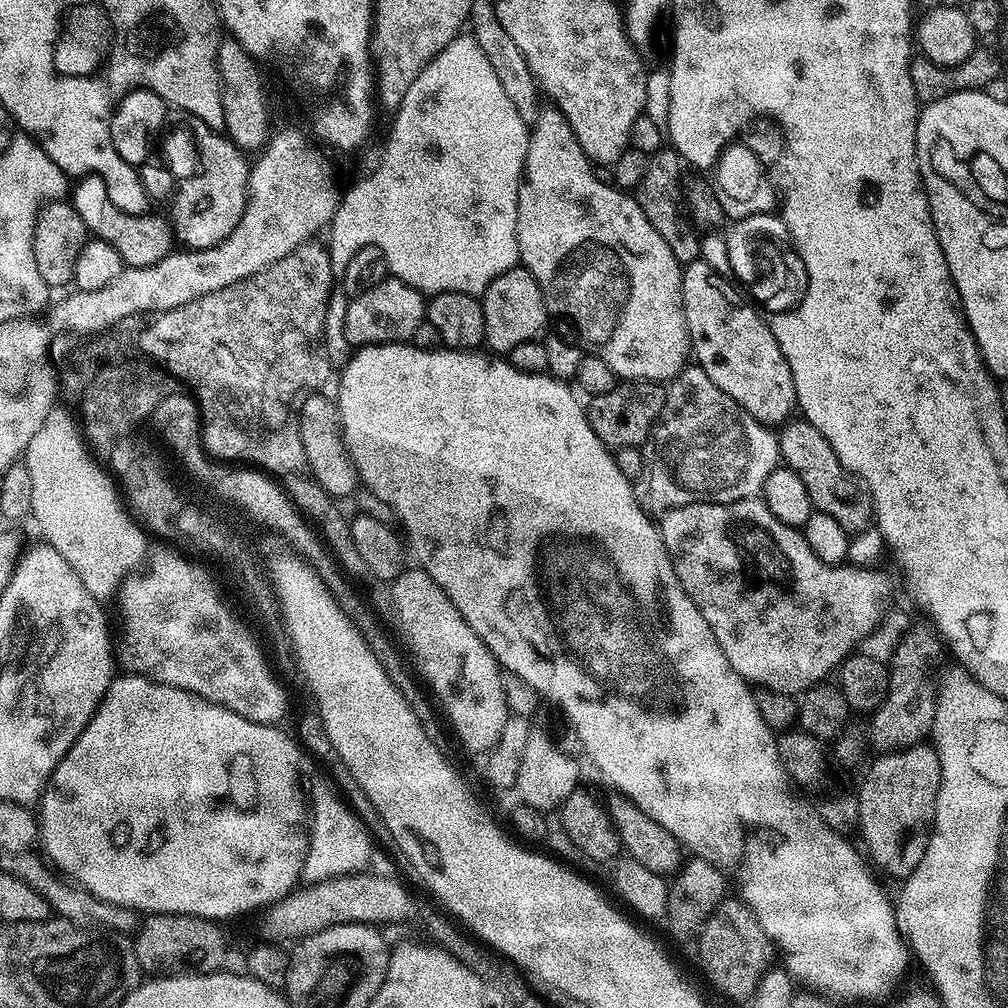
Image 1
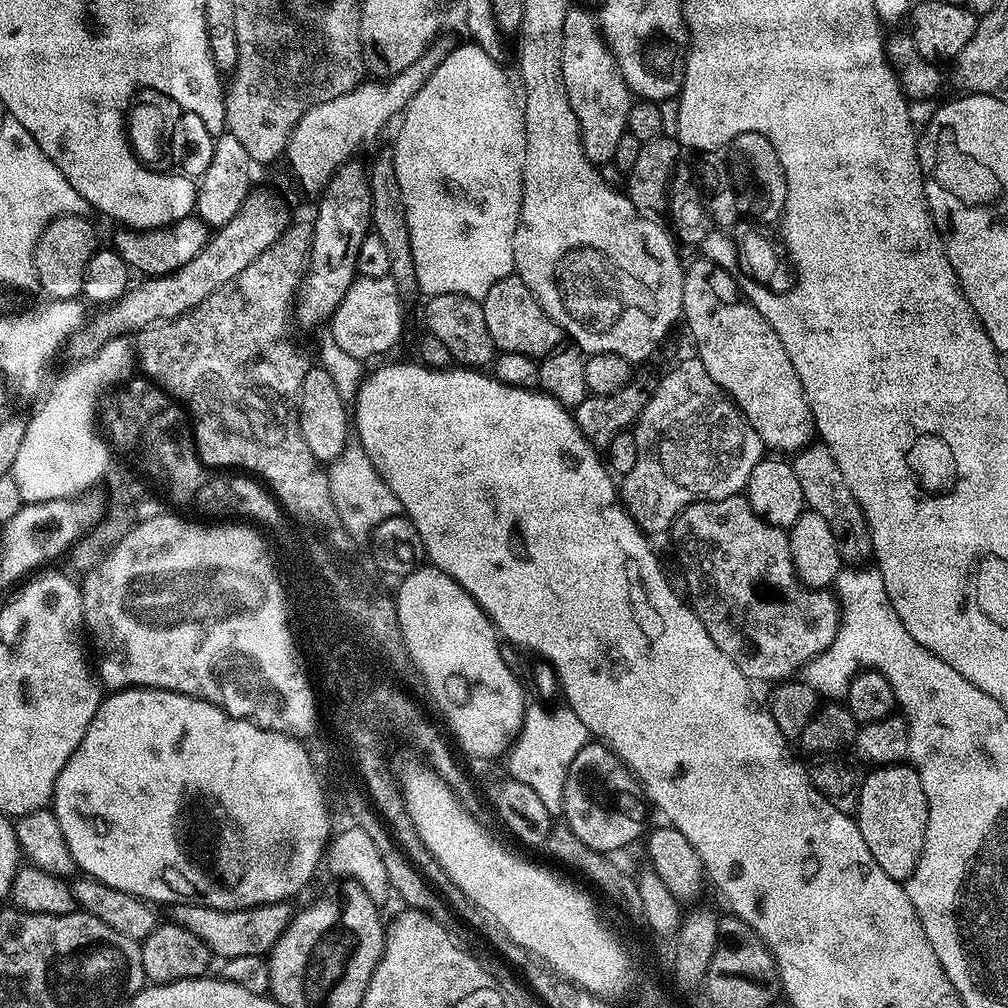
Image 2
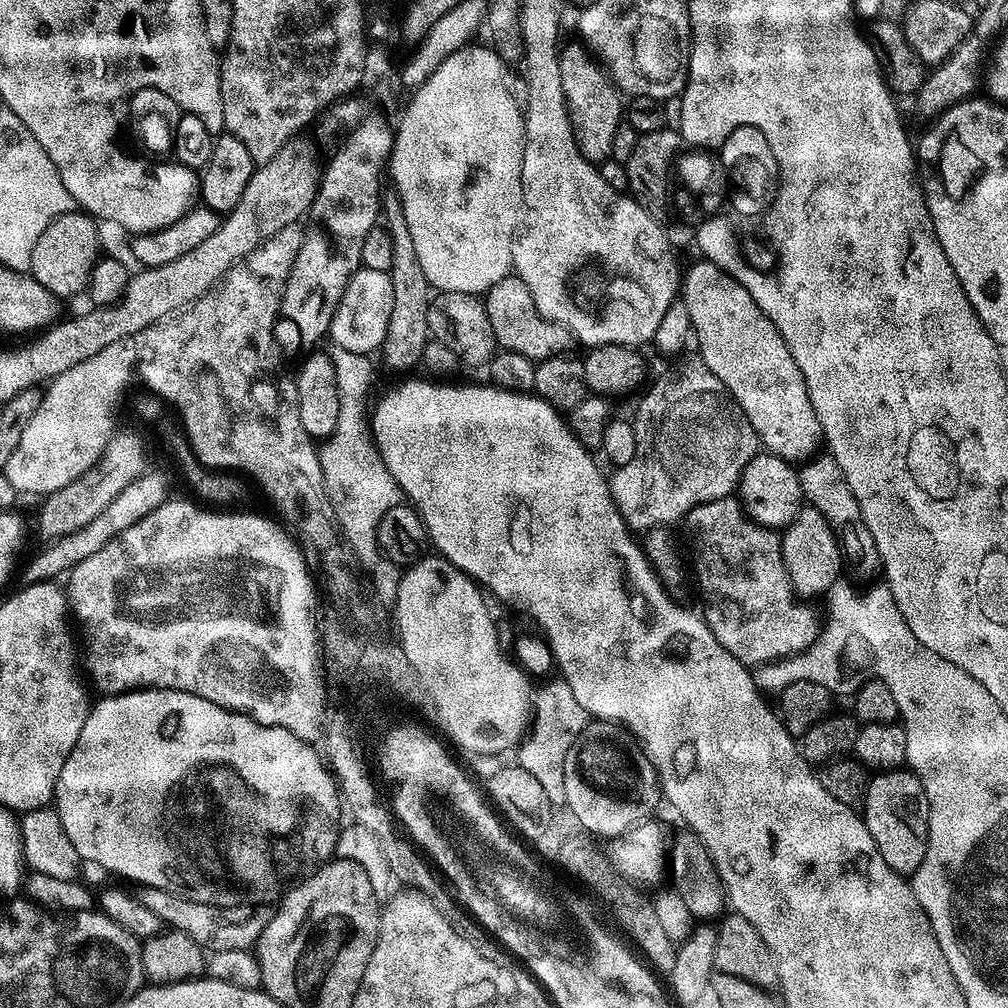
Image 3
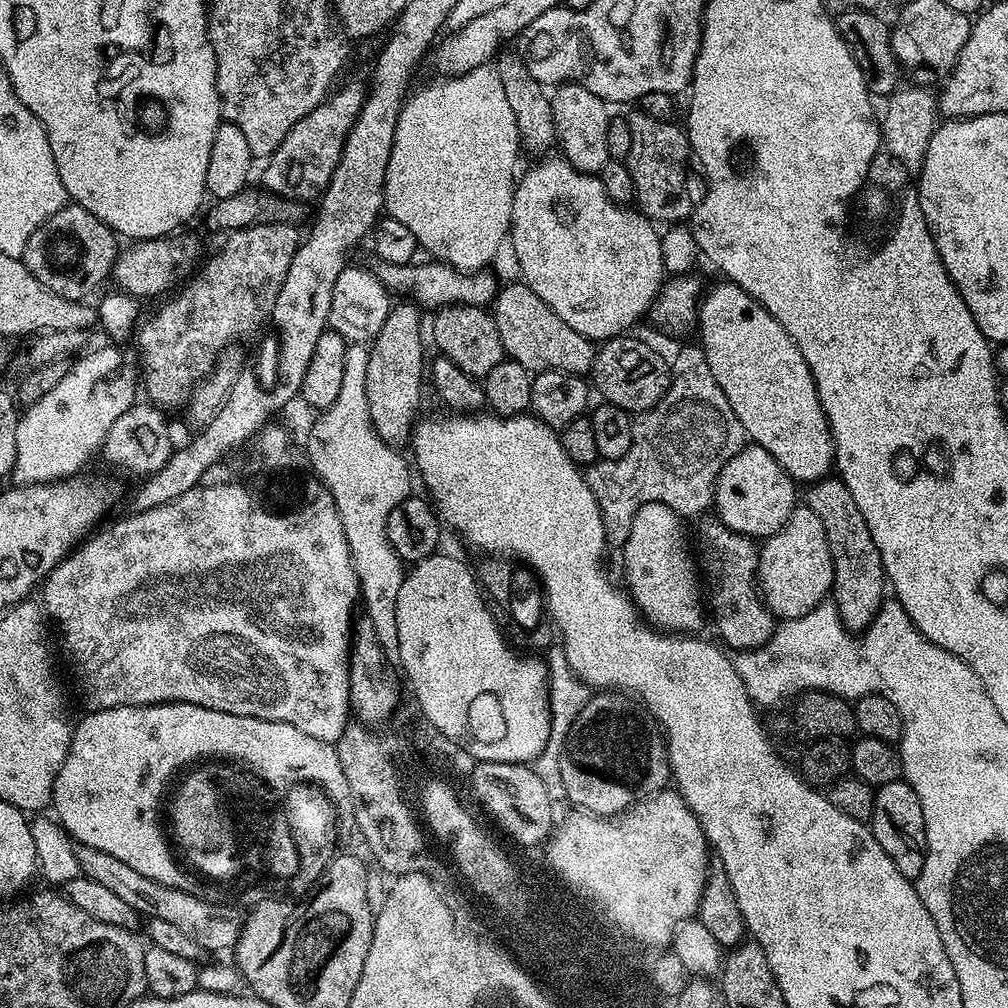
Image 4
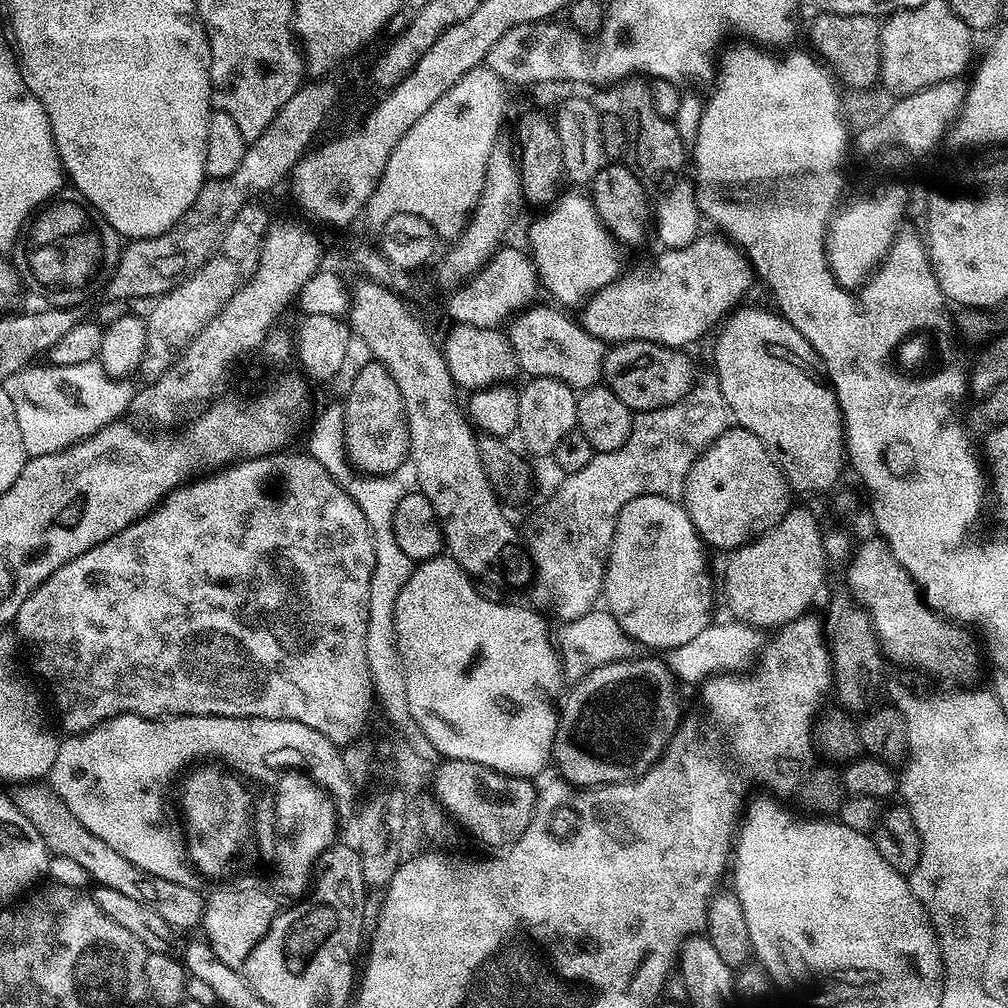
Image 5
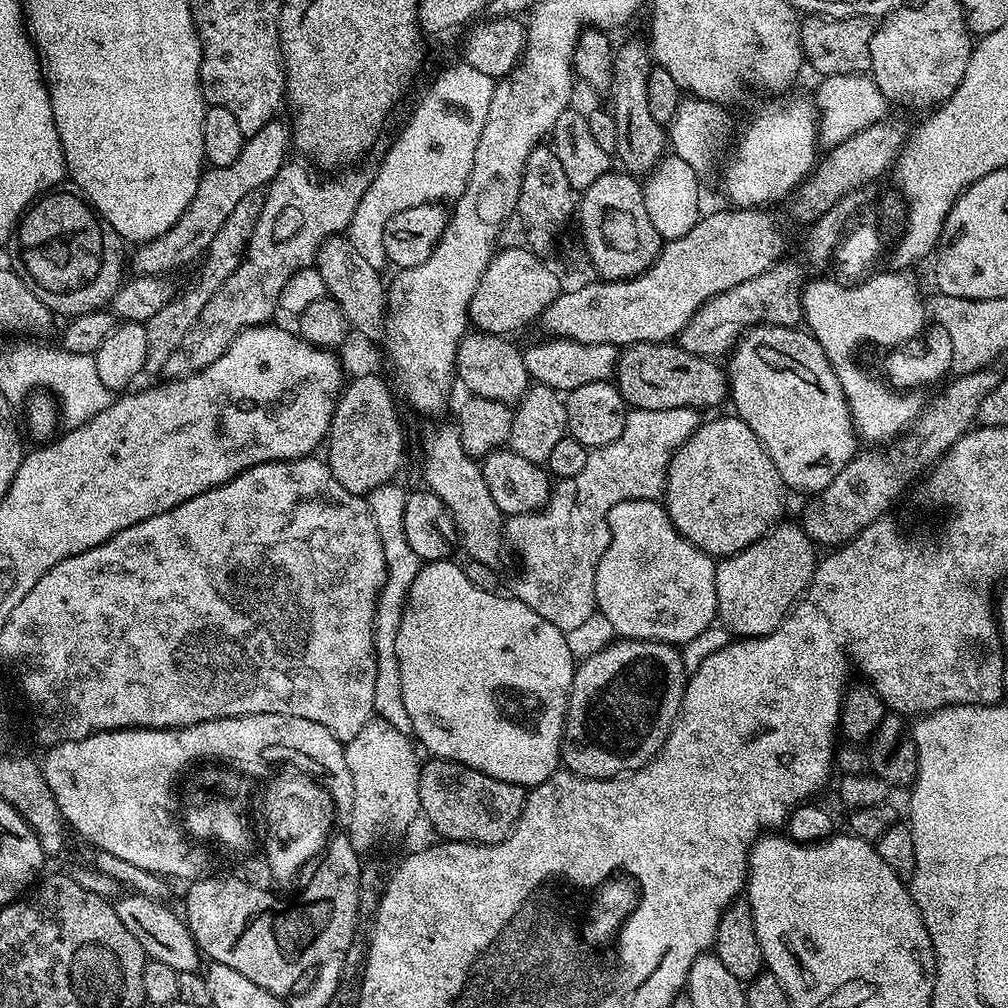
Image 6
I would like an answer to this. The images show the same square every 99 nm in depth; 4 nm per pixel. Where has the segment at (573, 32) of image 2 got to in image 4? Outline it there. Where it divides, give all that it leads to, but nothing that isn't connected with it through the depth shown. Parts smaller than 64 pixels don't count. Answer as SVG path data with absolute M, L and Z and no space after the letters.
M571 82L559 85L550 97L559 151L578 171L598 174L609 161L606 150L606 126L610 119L609 105L602 98L590 94L586 86Z

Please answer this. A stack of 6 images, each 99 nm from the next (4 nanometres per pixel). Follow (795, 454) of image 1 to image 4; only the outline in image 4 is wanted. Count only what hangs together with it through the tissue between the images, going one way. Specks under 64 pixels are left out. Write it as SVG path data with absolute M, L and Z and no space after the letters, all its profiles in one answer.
M825 478L807 485L808 493L803 493L802 500L807 508L814 510L826 530L826 542L830 546L832 559L831 599L840 612L840 621L849 630L863 630L876 617L876 612L886 599L886 577L884 563L870 538L870 526L854 502L854 494L839 478Z

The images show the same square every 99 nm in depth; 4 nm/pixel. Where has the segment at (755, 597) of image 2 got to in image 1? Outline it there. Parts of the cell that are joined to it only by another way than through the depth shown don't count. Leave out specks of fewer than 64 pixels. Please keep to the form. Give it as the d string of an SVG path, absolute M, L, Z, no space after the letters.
M763 499L735 500L729 504L687 504L672 508L659 517L658 527L660 537L666 546L668 556L676 571L682 590L692 599L694 606L706 618L706 626L714 630L714 638L718 638L718 646L722 646L722 654L726 654L726 662L734 666L734 670L749 685L769 688L787 696L796 696L814 685L827 681L828 676L839 669L840 663L853 651L859 640L864 639L871 631L877 629L881 621L880 611L884 608L884 580L873 567L853 566L847 562L842 564L827 564L822 562L814 550L806 542L803 531L786 526L764 505Z

